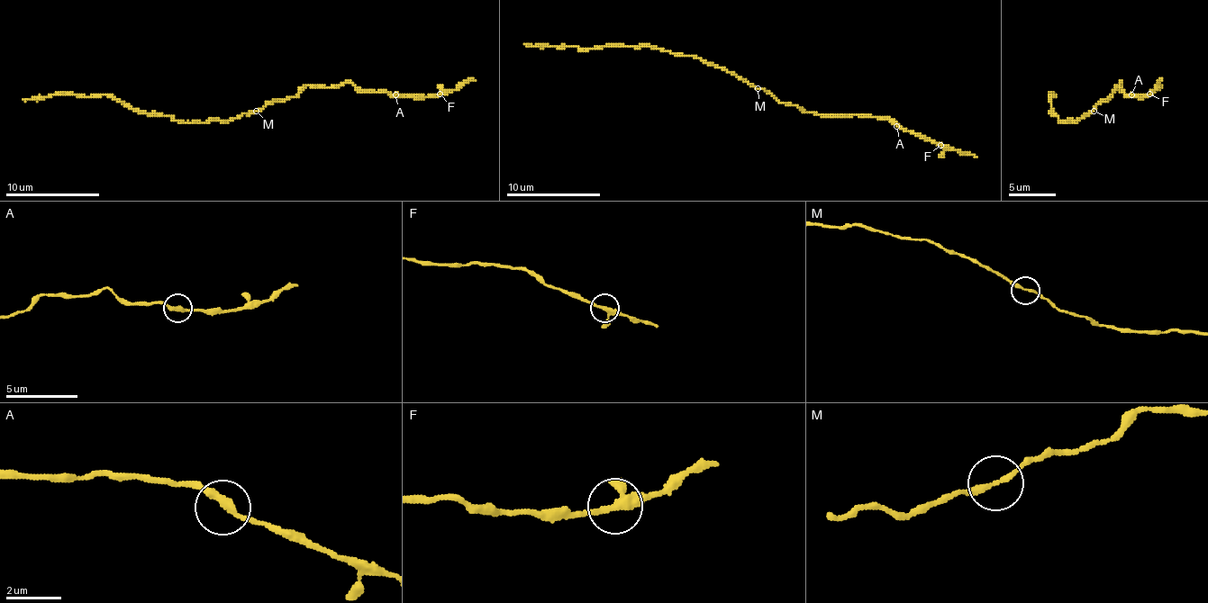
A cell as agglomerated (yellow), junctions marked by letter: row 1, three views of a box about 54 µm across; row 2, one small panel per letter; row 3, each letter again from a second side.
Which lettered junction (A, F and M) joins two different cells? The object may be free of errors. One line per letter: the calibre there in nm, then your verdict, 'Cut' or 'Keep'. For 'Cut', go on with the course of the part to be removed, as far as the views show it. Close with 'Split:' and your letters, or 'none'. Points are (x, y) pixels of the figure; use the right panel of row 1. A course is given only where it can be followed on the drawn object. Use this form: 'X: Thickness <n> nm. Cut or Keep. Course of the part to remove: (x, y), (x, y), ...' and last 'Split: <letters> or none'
A: Thickness 280 nm. Keep
F: Thickness 260 nm. Keep
M: Thickness 190 nm. Keep
Split: none

